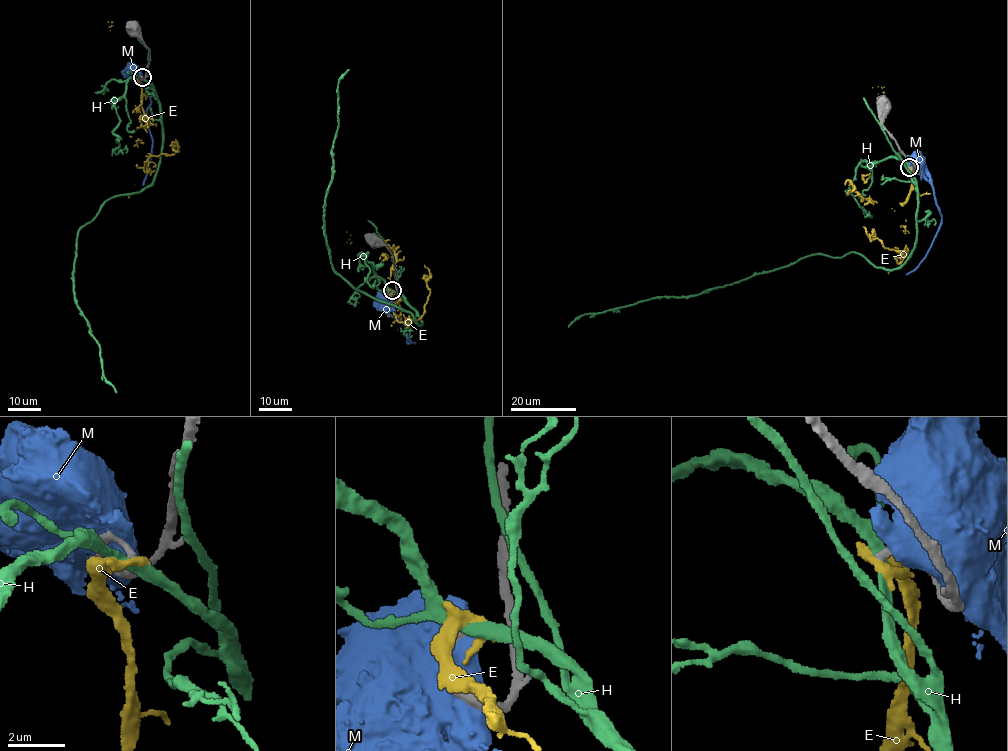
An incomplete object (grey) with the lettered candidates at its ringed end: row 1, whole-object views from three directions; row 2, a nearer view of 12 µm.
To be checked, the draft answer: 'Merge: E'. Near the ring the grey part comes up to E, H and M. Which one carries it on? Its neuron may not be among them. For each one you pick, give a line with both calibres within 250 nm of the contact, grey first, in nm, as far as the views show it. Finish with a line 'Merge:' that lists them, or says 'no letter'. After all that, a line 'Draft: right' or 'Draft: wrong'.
Merge: no letter
Draft: wrong

